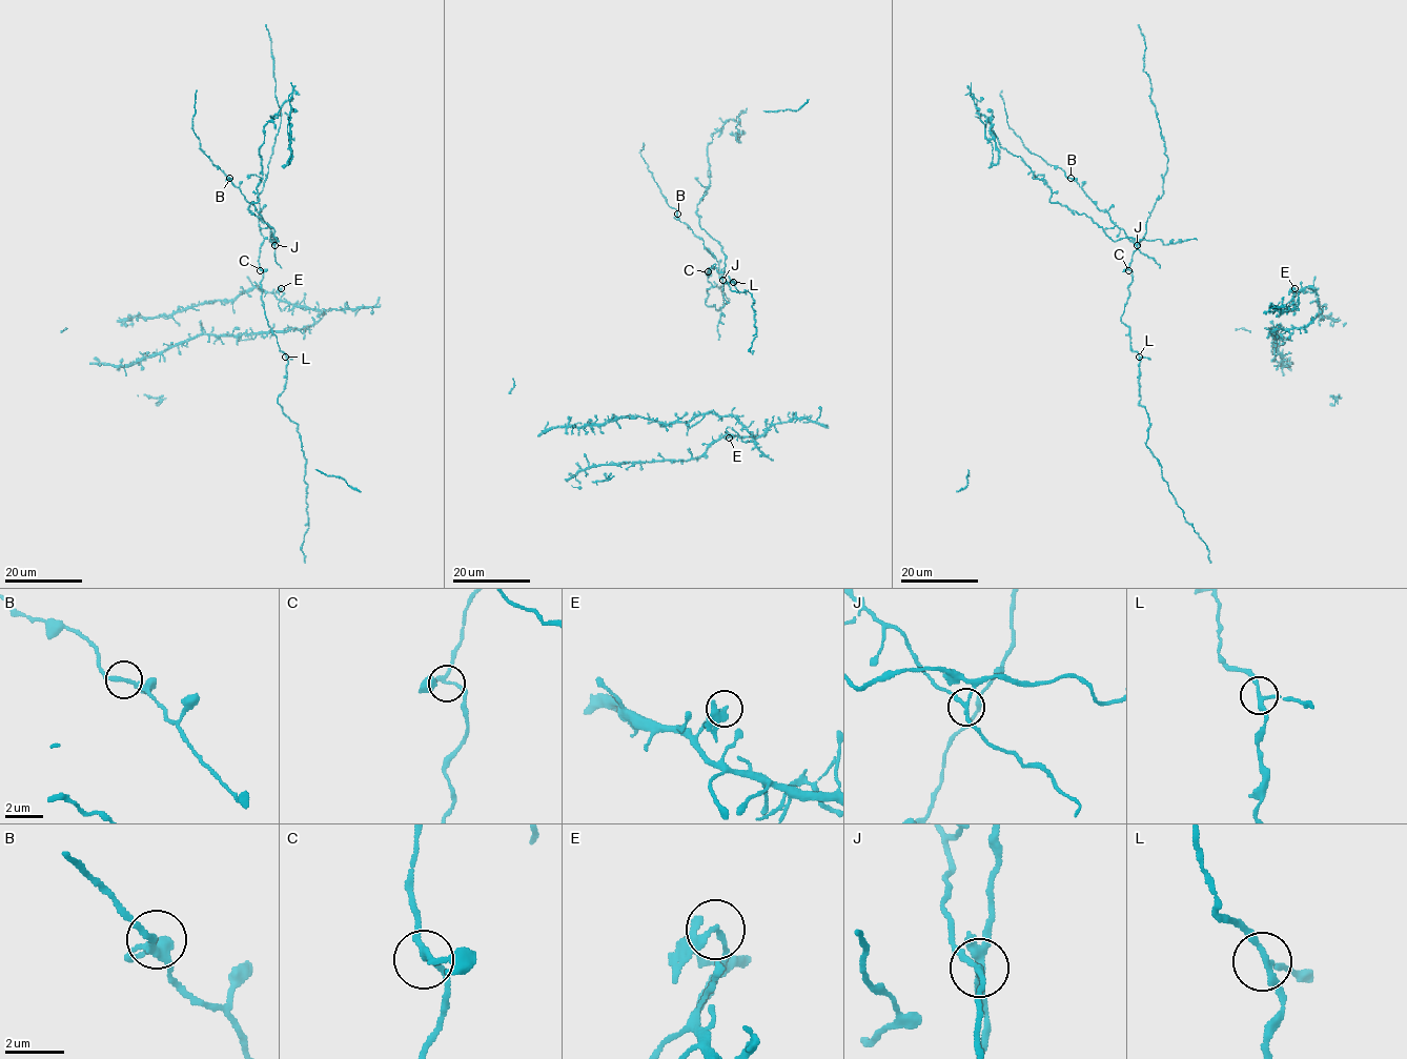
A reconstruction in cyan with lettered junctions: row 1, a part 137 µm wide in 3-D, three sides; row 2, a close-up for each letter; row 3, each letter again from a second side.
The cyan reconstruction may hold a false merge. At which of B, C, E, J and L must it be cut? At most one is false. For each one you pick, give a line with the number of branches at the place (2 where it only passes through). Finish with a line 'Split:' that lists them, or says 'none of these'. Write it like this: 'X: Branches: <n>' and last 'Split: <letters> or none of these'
J: Branches: 3
Split: J

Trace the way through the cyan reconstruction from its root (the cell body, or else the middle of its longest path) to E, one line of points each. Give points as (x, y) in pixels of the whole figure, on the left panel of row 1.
E: (285, 301), (274, 294), (281, 288)

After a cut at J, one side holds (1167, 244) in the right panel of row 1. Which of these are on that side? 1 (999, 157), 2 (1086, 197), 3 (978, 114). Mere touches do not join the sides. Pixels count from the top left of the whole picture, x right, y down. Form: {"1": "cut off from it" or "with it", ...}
{"1": "with it", "2": "cut off from it", "3": "with it"}

